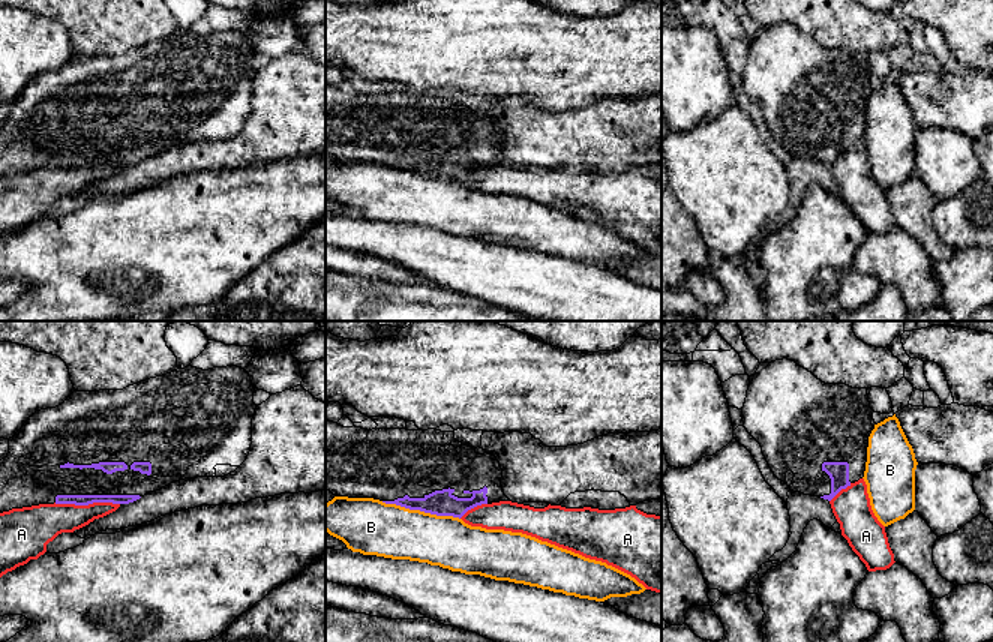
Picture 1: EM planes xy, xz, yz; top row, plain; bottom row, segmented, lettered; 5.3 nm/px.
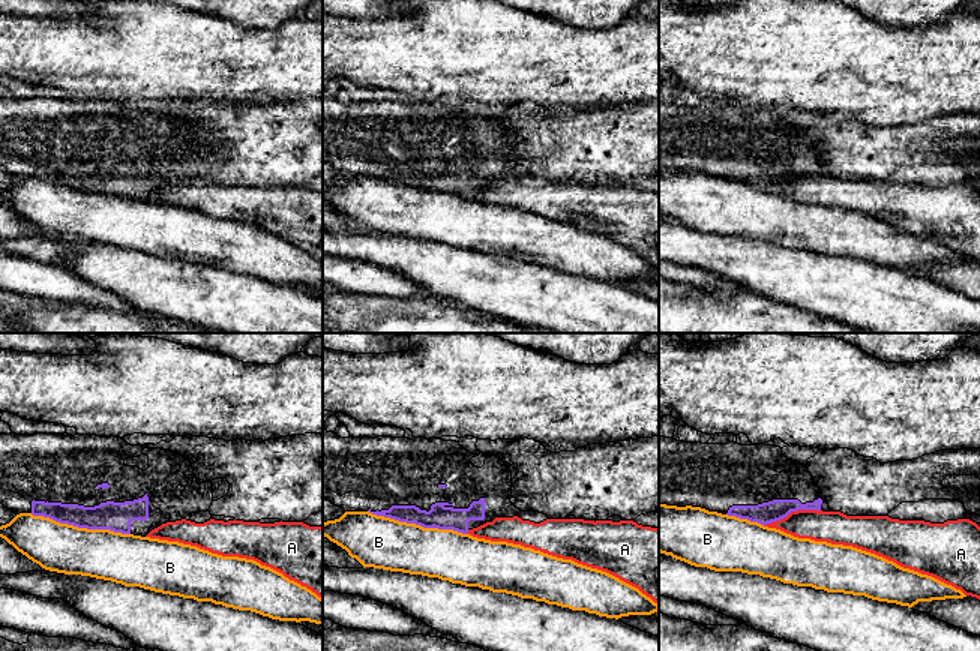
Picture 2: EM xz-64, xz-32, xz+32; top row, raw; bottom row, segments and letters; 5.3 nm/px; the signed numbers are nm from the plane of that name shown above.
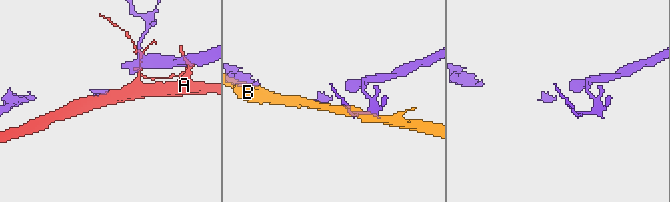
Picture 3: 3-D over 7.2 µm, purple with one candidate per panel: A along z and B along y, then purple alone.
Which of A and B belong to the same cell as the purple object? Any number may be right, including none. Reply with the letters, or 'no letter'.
no letter

